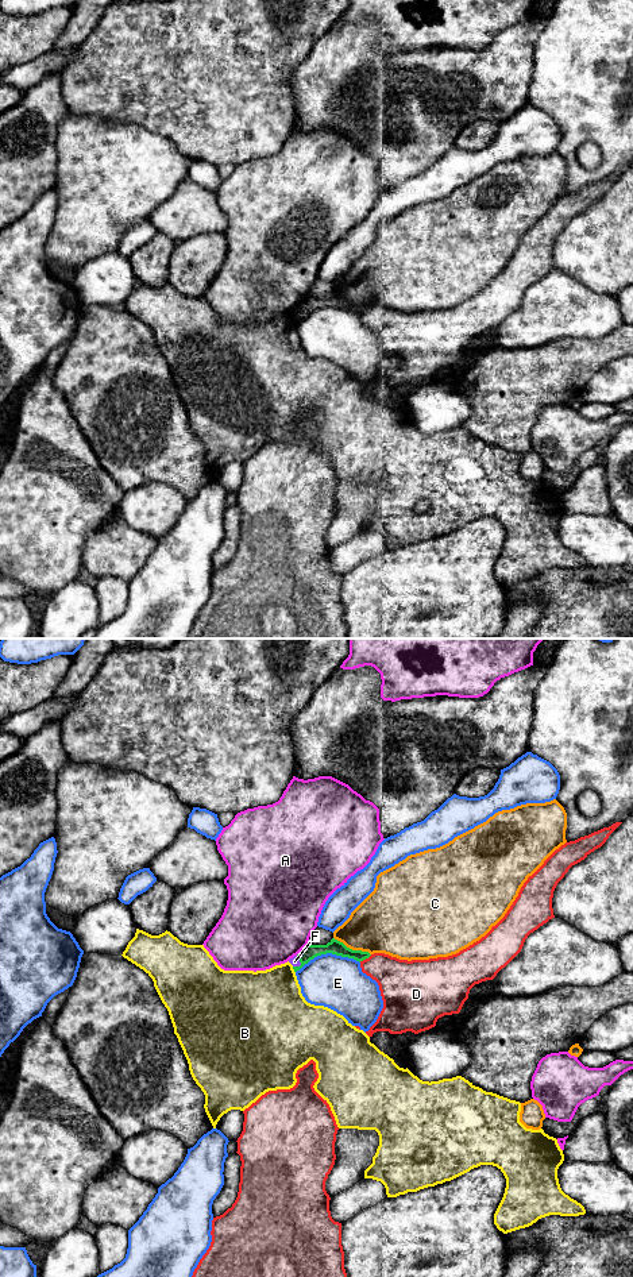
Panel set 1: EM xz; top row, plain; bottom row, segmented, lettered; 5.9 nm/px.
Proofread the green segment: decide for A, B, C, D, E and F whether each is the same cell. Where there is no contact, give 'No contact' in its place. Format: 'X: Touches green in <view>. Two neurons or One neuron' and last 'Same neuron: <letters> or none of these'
A: Touches green in xz. Two neurons
B: Touches green in xz. Two neurons
C: Touches green in xz. Two neurons
D: Touches green in xz. Two neurons
E: Touches green in xz. Two neurons
F: Touches green in xz. Two neurons
Same neuron: none of these

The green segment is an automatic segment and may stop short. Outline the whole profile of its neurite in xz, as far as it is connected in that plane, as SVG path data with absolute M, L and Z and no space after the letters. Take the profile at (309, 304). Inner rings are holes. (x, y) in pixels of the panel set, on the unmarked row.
M332 290L327 297L306 297L298 306L301 315L300 319L293 319L294 324L300 323L305 316L317 308L332 305L341 309L354 310L356 313L363 313L371 306L368 304L352 302L347 300L343 294Z

